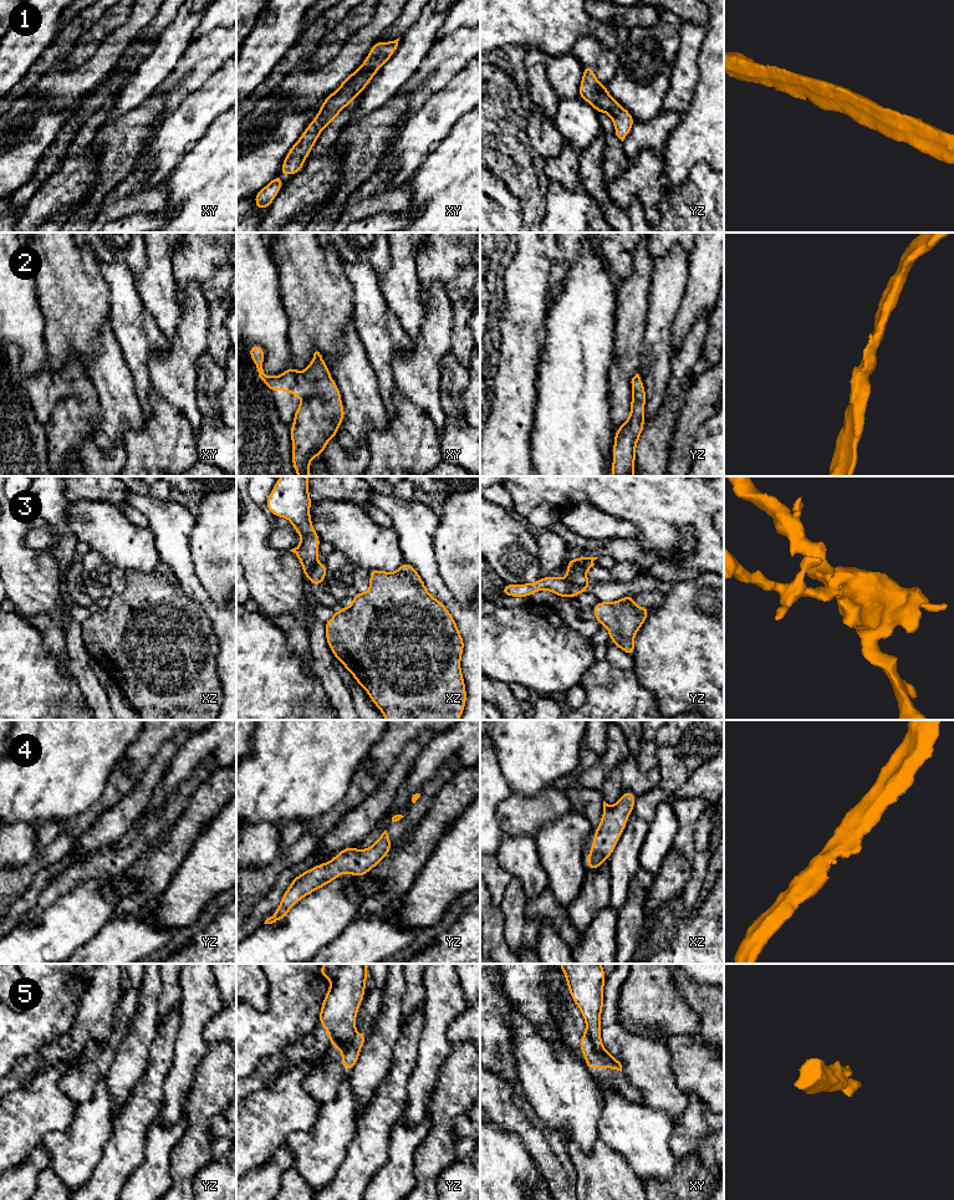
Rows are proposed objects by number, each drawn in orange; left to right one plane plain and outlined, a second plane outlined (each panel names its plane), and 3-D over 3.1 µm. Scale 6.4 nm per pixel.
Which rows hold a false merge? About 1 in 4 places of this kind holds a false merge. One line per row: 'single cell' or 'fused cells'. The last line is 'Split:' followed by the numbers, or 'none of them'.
1: single cell
2: single cell
3: fused cells
4: single cell
5: fused cells
Split: 3, 5

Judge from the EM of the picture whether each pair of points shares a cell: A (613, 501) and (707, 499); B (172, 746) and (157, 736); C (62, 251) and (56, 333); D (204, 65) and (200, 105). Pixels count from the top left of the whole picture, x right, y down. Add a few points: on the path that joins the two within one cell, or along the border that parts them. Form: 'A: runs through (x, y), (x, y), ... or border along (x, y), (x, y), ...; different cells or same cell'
A: runs through (637, 499), (683, 499); same cell
B: border along (179, 733), (174, 734), (162, 745), (148, 766); different cells
C: runs through (62, 271), (62, 313); same cell
D: border along (223, 62), (182, 102); different cells

